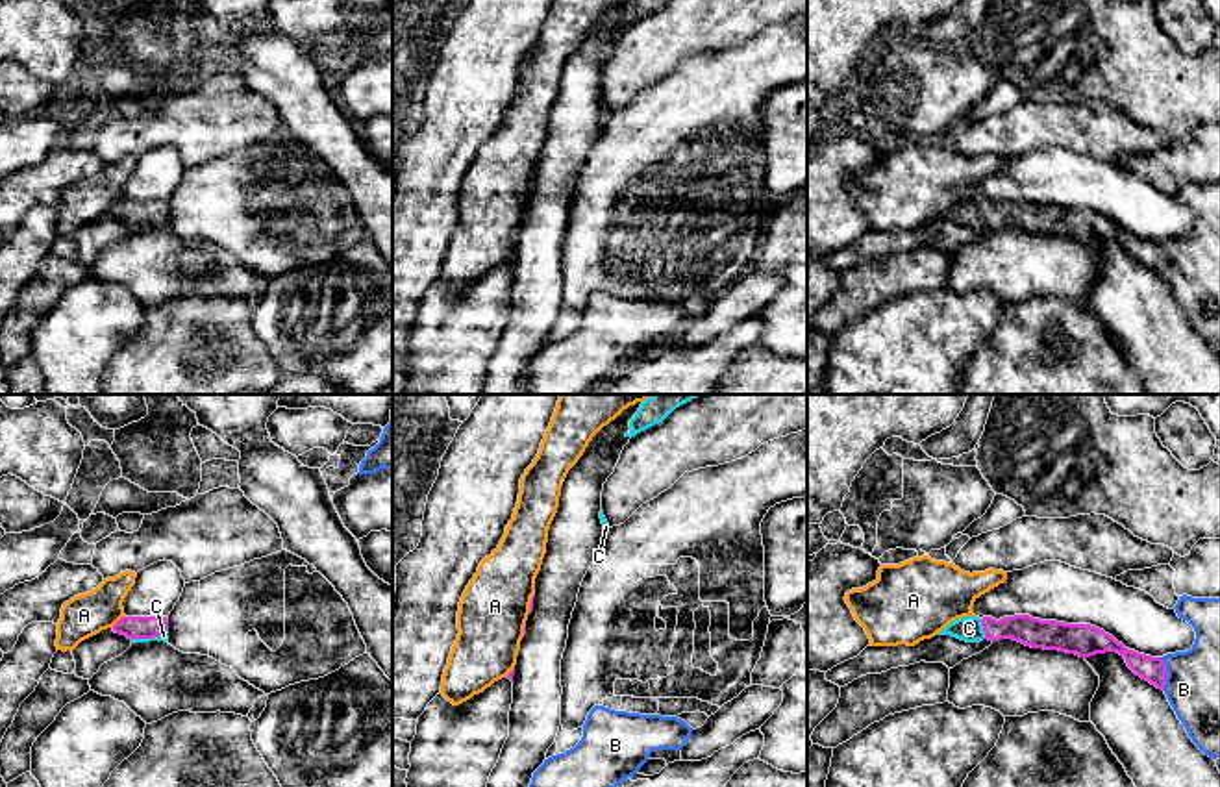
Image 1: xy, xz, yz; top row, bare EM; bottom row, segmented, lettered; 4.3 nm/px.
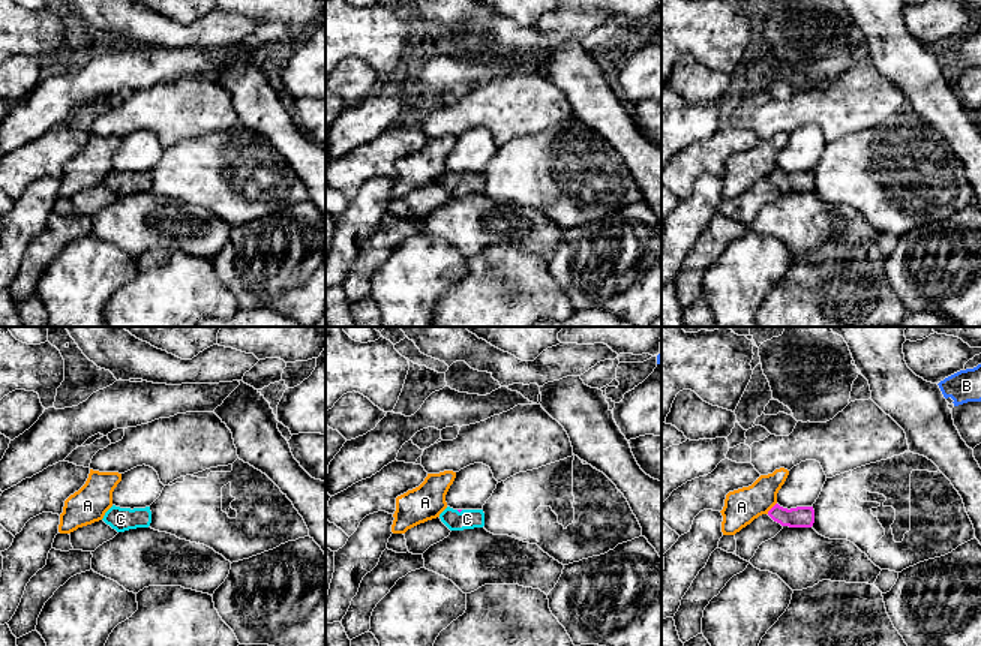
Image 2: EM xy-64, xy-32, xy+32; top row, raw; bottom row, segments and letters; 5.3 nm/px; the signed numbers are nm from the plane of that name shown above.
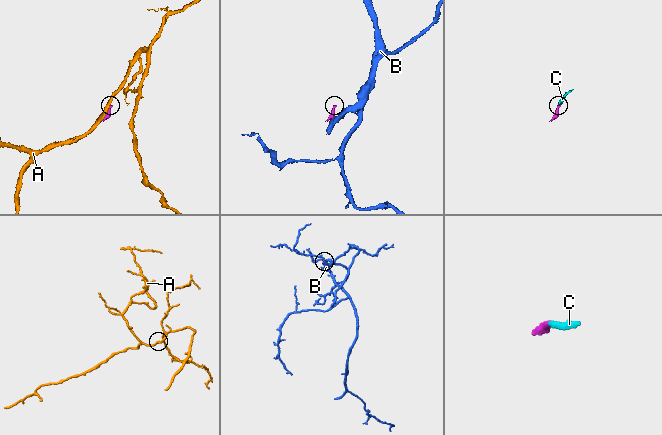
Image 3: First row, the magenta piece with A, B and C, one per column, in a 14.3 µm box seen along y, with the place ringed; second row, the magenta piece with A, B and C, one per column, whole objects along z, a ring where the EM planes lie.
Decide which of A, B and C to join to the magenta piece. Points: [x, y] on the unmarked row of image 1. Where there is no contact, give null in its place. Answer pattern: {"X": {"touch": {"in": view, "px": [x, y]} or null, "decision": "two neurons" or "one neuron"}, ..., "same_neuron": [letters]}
{"A": {"touch": {"in": "xy", "px": [119, 206]}, "decision": "two neurons"}, "B": {"touch": {"in": "yz", "px": [1167, 260]}, "decision": "two neurons"}, "C": {"touch": {"in": "yz", "px": [983, 213]}, "decision": "one neuron"}, "same_neuron": ["C"]}

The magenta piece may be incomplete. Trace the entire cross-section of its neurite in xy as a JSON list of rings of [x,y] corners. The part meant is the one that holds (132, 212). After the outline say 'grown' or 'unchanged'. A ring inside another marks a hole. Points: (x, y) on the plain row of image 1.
[[[122,202],[115,211],[115,219],[126,220],[135,228],[168,226],[167,202]]] | grown

